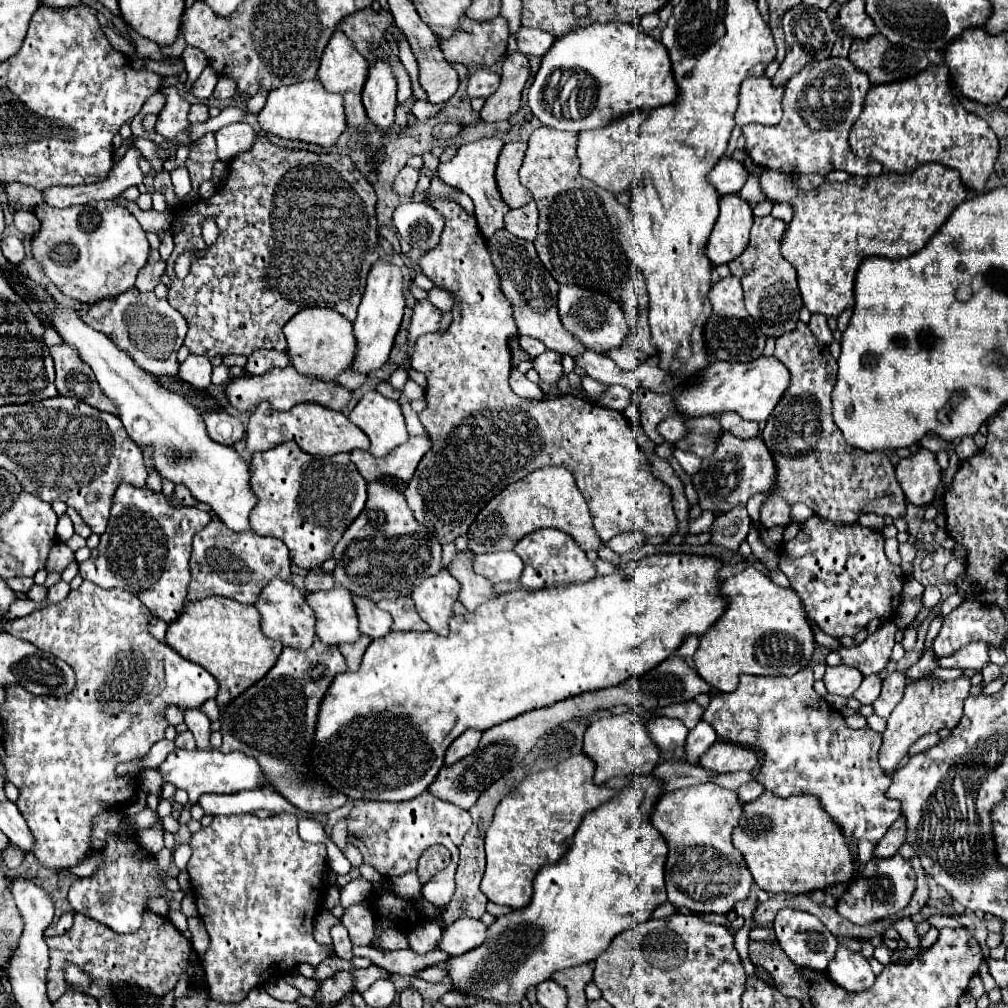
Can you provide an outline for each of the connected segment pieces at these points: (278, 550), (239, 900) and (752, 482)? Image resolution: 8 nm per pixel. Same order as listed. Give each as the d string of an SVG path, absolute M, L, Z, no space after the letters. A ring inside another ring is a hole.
M218 517L194 535L192 557L190 557L190 585L188 585L188 601L198 601L204 597L220 595L230 597L240 603L254 605L258 593L264 583L272 579L272 575L280 575L282 579L292 579L290 573L290 555L284 543L276 537L260 537L254 531L236 533L228 529Z
M280 813L266 819L254 815L216 815L208 827L202 827L192 835L188 845L192 847L188 875L198 915L210 935L210 947L202 959L202 967L212 999L240 1003L252 987L282 977L302 963L318 967L332 955L332 947L318 943L312 933L314 917L318 915L322 897L328 889L326 845L302 841L298 837L296 815Z
M722 433L714 455L702 461L692 481L702 509L730 511L734 507L746 507L748 499L754 495L772 495L776 491L776 463L760 437L738 439L732 433Z

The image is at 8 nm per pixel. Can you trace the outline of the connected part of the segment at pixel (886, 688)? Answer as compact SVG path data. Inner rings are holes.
M902 671L890 673L882 681L882 693L880 693L880 697L872 705L874 711L876 711L876 715L880 715L880 717L886 719L892 713L892 709L896 707L896 703L902 699L904 687L906 687L906 675Z

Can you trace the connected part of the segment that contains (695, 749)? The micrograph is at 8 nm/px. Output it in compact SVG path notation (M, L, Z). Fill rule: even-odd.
M700 721L690 733L688 733L688 739L686 739L686 761L688 763L696 763L696 757L704 755L704 751L718 739L716 731Z

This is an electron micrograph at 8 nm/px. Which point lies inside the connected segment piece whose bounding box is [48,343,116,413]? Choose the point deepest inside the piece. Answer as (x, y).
(74, 379)

